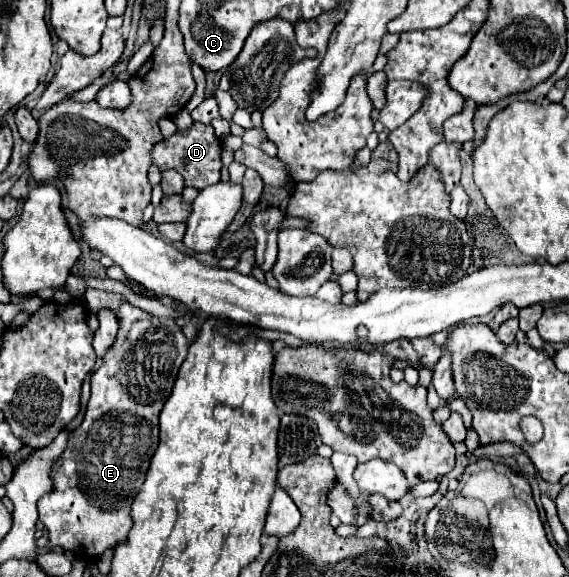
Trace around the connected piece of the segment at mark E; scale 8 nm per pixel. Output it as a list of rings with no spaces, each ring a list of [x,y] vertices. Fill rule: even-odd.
[[[124,302],[116,318],[120,322],[116,342],[110,346],[108,354],[102,358],[102,368],[92,374],[92,394],[86,406],[82,424],[70,434],[68,448],[60,456],[56,468],[52,470],[52,492],[44,494],[38,502],[38,514],[44,526],[50,530],[50,544],[62,546],[64,550],[78,550],[88,558],[100,556],[104,550],[114,548],[118,542],[126,540],[126,534],[132,526],[130,506],[134,494],[144,482],[144,474],[150,466],[150,458],[158,448],[158,414],[172,392],[174,380],[182,362],[186,360],[188,342],[180,330],[180,336],[144,336],[132,332],[150,330],[152,320],[146,322],[146,312]],[[122,418],[142,418],[144,422],[118,422]]]

